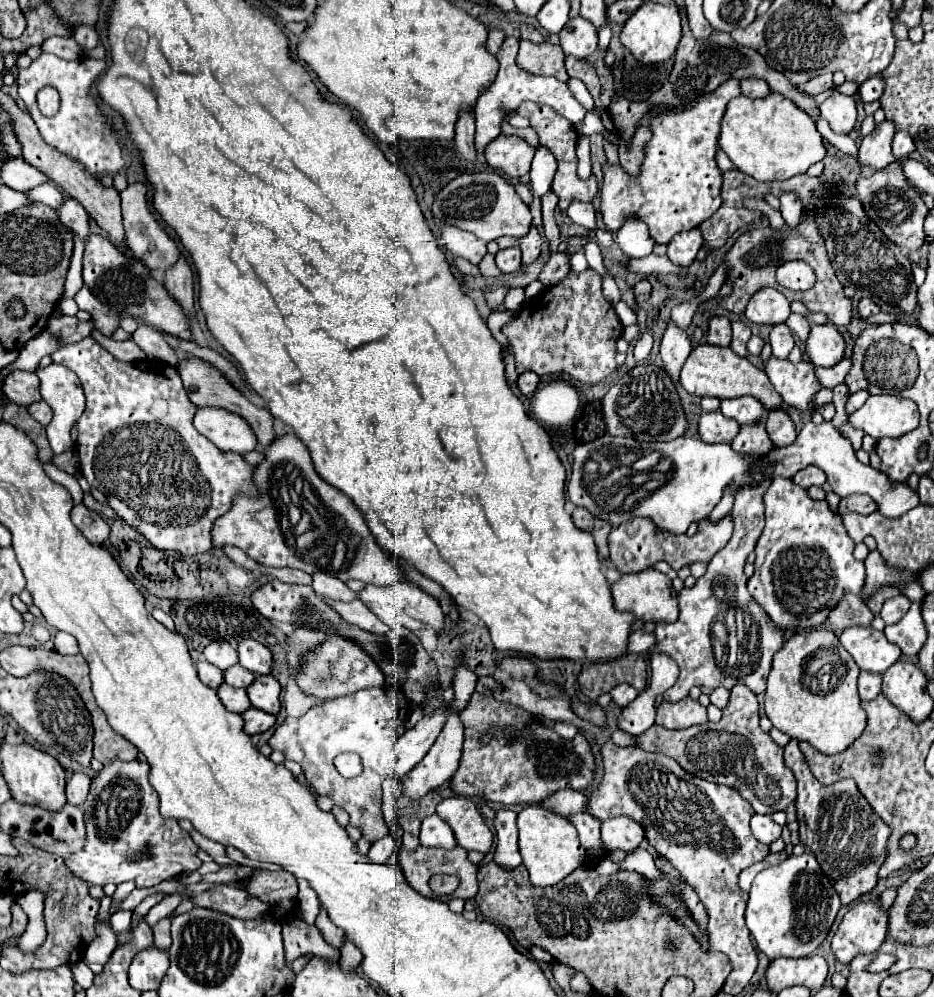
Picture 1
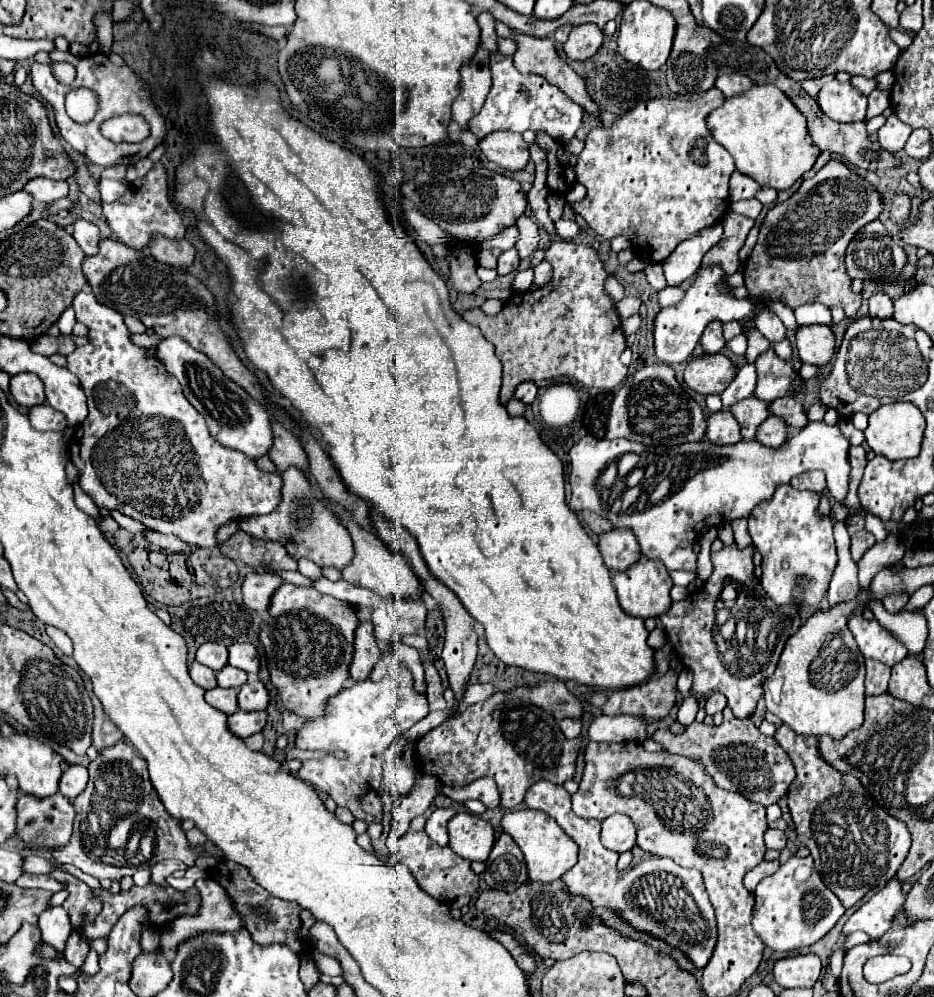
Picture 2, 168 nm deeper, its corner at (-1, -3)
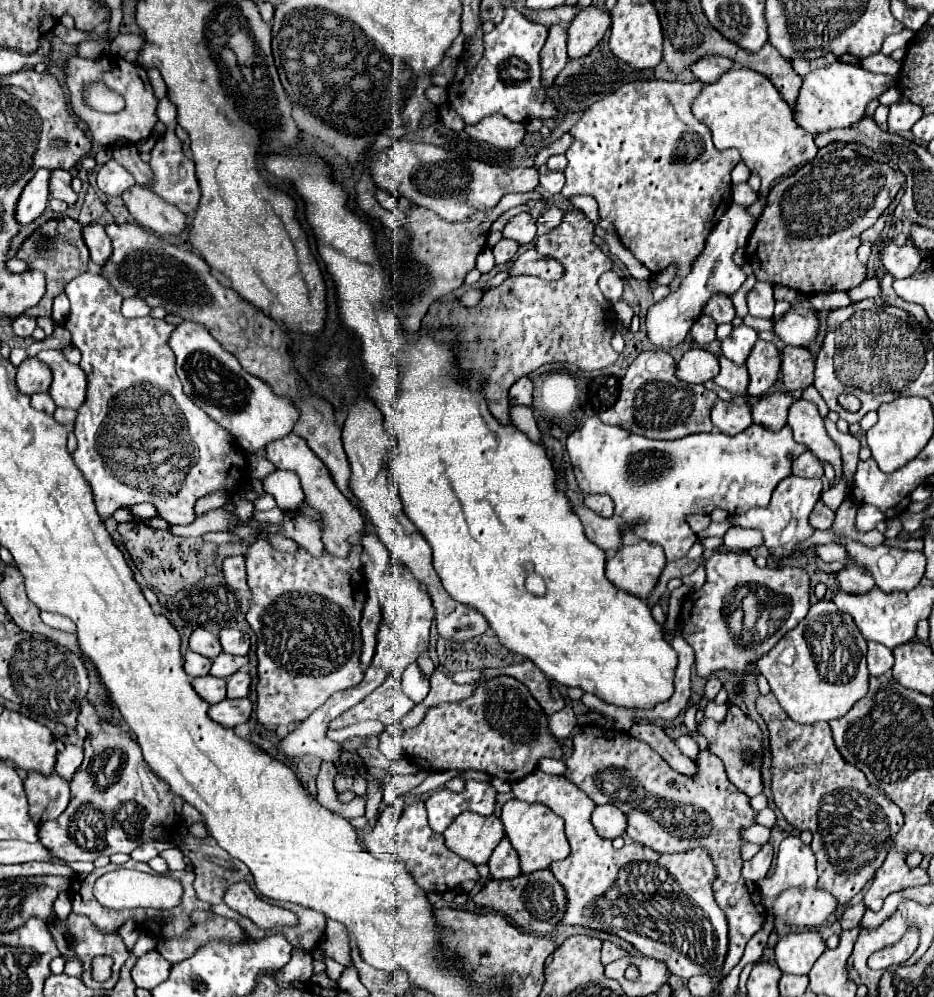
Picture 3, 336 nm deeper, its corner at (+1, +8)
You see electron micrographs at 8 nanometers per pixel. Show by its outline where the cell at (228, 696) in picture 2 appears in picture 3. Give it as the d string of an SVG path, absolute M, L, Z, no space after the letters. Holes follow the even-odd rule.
M204 675L204 677L194 677L190 683L196 689L196 693L210 705L226 699L226 681L224 679Z

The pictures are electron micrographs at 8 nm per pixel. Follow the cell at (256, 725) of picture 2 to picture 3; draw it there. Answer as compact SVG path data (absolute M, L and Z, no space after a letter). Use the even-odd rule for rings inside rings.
M224 699L208 709L208 717L222 727L236 727L246 723L252 713L250 699Z

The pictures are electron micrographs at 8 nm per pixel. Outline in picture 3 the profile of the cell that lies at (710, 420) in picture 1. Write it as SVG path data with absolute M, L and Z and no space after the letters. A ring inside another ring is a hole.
M716 401L716 405L712 407L712 423L714 423L714 429L728 435L736 435L736 433L742 433L746 427L750 427L754 421L752 421L748 403Z

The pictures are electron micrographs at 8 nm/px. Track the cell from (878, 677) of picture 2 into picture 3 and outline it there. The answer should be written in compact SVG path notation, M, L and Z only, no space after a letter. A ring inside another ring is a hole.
M868 641L868 671L870 675L878 677L878 675L884 675L886 671L892 669L894 665L894 655L892 651L888 651L884 645L880 643L872 643Z

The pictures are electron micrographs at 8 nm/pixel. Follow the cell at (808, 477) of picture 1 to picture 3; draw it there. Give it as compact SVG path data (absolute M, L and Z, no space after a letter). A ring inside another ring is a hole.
M806 451L794 461L792 473L798 475L798 477L822 477L824 469L822 469L820 459L816 459L810 451Z

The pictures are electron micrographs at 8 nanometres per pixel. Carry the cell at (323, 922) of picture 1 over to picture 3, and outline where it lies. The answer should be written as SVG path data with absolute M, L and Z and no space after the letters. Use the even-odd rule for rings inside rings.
M326 957L324 963L326 963L326 973L328 973L328 977L330 977L332 981L338 981L340 975L342 975L342 971L344 971L344 967L342 967L340 963L336 963L334 959L330 959L330 957Z

